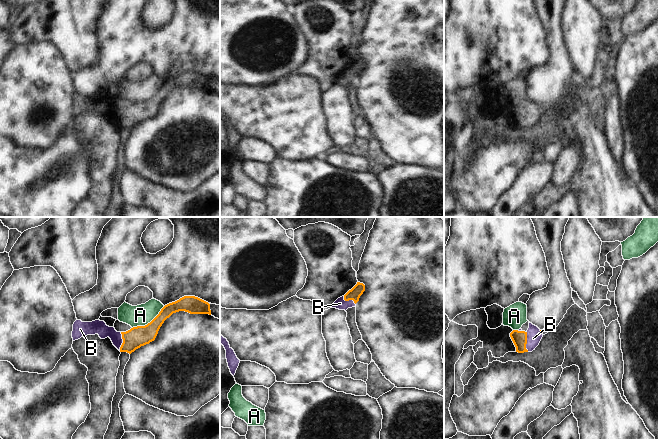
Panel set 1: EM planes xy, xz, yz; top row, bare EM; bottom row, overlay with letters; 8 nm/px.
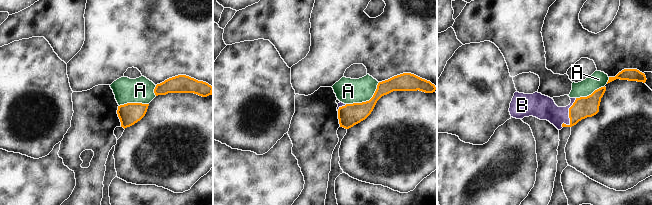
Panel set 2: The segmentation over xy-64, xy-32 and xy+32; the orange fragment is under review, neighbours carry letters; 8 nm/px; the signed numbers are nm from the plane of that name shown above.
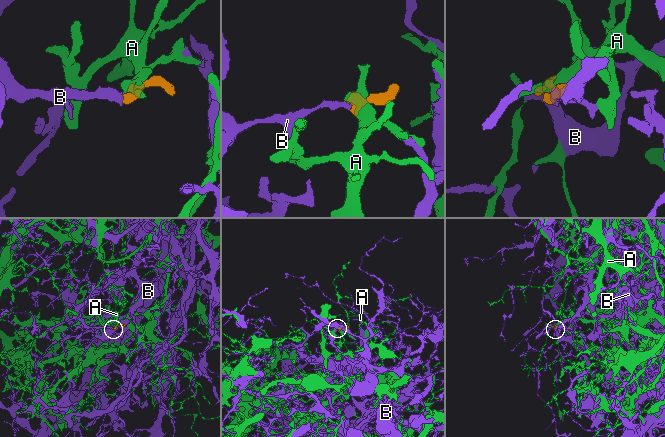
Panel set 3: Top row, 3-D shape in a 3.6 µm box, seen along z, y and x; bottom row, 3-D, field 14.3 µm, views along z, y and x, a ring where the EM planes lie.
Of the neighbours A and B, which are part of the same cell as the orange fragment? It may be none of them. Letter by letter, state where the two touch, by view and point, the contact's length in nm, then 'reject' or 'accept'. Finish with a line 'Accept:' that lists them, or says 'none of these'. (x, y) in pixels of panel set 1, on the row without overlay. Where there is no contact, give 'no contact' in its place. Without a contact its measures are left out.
A: meets orange in xy at (148, 99); contact 320 nm long; reject
B: meets orange in yz at (526, 118); contact 160 nm long; accept
Accept: B

